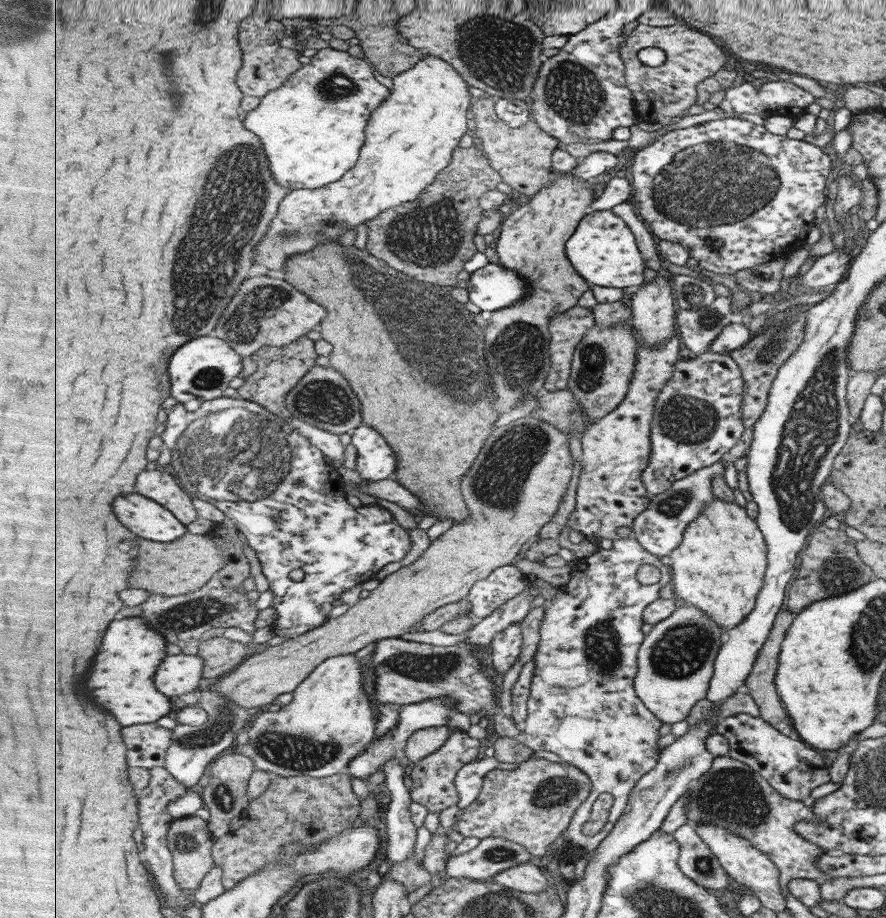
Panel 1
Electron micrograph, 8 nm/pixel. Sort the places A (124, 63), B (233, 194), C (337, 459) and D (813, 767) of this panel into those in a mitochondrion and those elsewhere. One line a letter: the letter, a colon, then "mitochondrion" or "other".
A: other
B: mitochondrion
C: other
D: other

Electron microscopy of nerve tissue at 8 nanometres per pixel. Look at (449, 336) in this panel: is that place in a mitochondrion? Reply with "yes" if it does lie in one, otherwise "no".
yes

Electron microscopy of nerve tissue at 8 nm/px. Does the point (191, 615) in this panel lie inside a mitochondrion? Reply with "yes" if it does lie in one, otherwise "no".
yes

